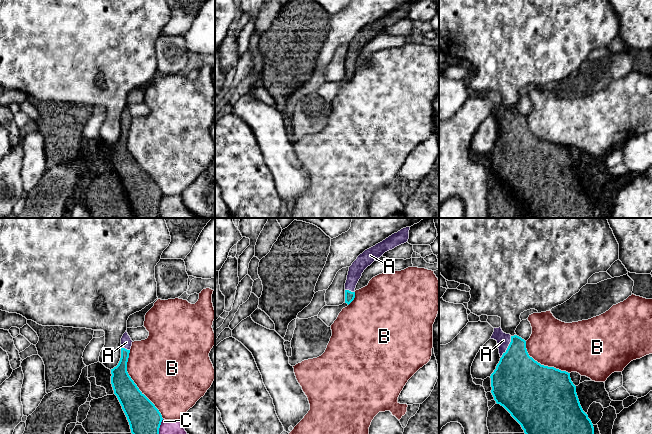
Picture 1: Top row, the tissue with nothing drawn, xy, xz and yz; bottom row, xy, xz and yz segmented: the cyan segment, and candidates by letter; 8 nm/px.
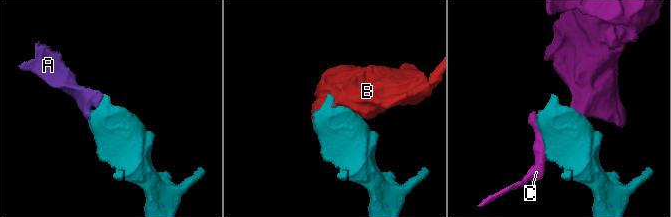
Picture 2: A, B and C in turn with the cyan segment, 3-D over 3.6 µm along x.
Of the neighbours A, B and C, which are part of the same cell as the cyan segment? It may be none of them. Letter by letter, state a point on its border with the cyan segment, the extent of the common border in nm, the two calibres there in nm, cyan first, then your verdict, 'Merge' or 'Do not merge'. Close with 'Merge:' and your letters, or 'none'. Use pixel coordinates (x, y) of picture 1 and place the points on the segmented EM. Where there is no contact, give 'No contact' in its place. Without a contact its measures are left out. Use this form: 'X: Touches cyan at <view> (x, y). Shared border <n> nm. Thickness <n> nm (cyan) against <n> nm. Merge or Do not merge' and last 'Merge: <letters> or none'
A: Touches cyan at yz (508, 347). Shared border 190 nm. Thickness 380 nm (cyan) against 110 nm. Merge
B: Touches cyan at xy (135, 384). Shared border 600 nm. Thickness 240 nm (cyan) against 500 nm. Do not merge
C: Touches cyan at xy (159, 426). Shared border 130 nm. Thickness 260 nm (cyan) against 110 nm. Do not merge
Merge: A

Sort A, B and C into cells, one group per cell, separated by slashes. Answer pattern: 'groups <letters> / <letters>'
groups A / B / C

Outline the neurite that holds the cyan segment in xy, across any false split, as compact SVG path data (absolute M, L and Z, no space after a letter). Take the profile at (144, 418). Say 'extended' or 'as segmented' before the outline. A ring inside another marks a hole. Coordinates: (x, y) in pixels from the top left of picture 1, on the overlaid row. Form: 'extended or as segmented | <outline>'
extended | M126 332L121 338L121 358L116 367L111 369L111 384L114 394L117 396L122 409L127 417L132 434L159 434L159 428L163 420L161 413L155 405L139 390L127 372L132 340Z

